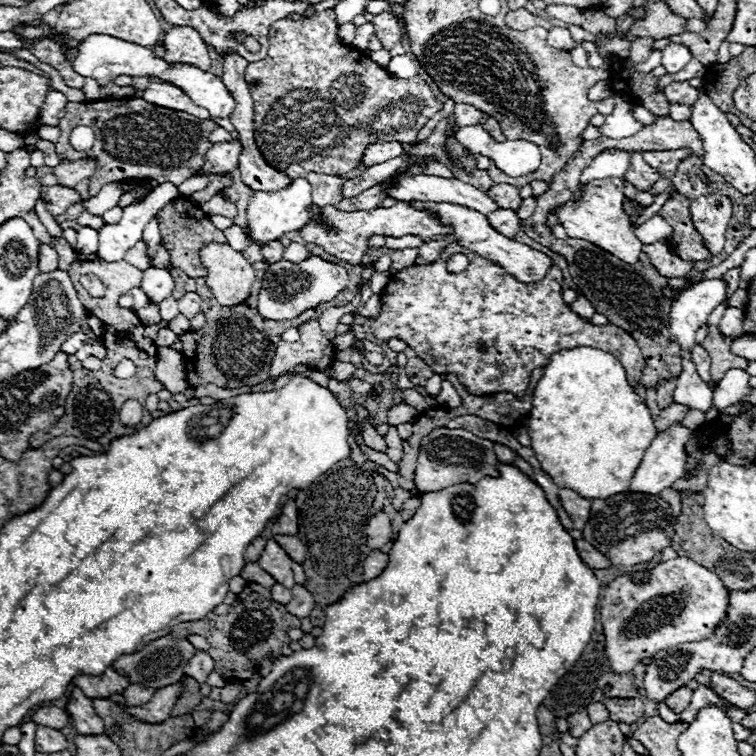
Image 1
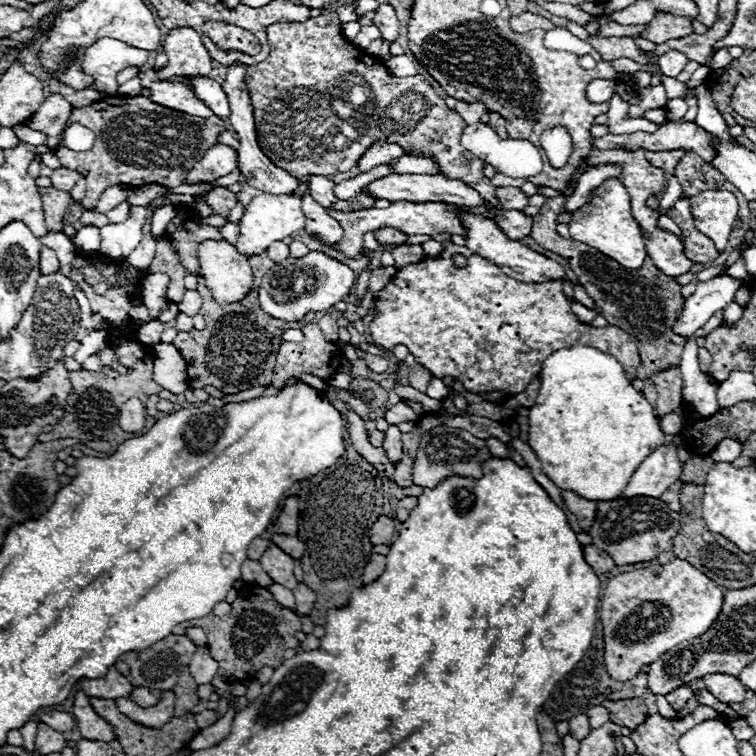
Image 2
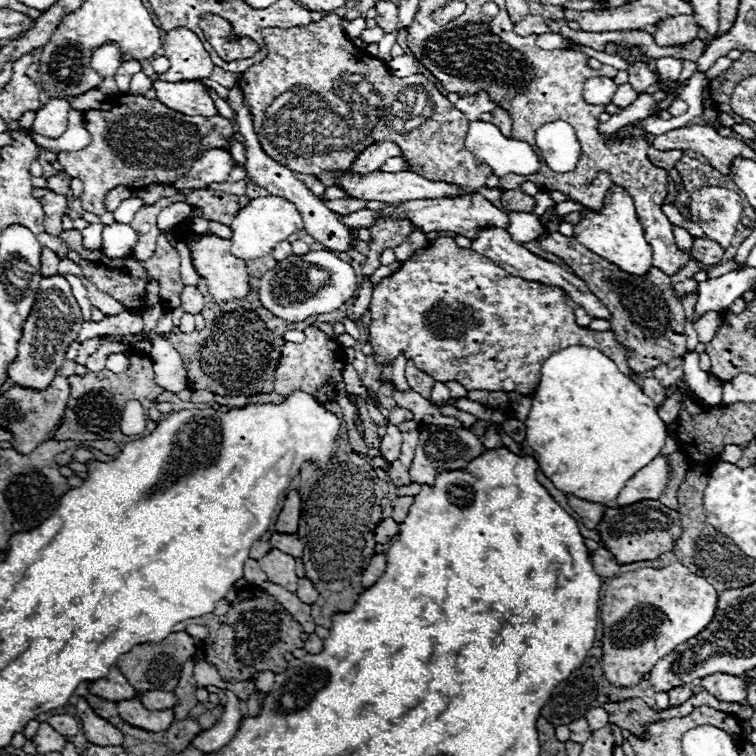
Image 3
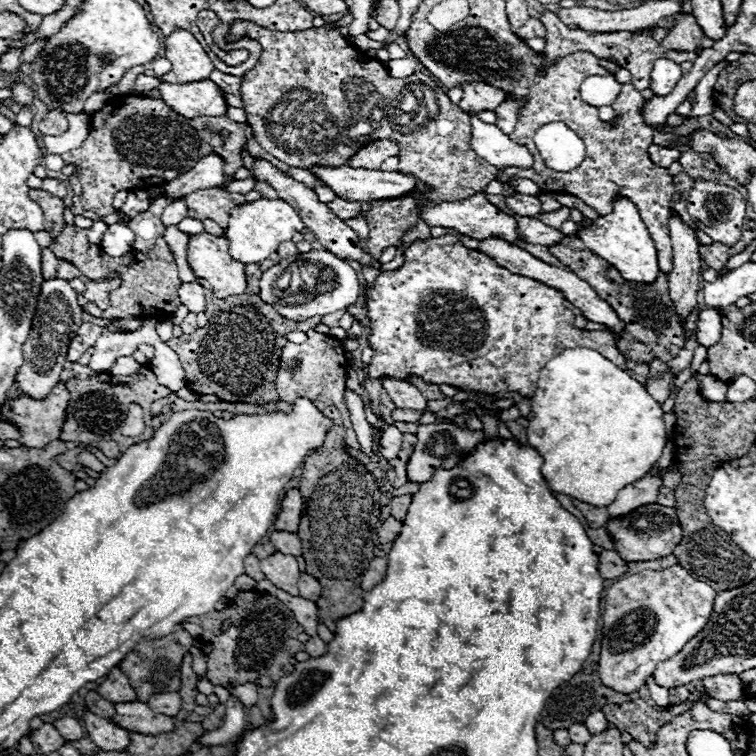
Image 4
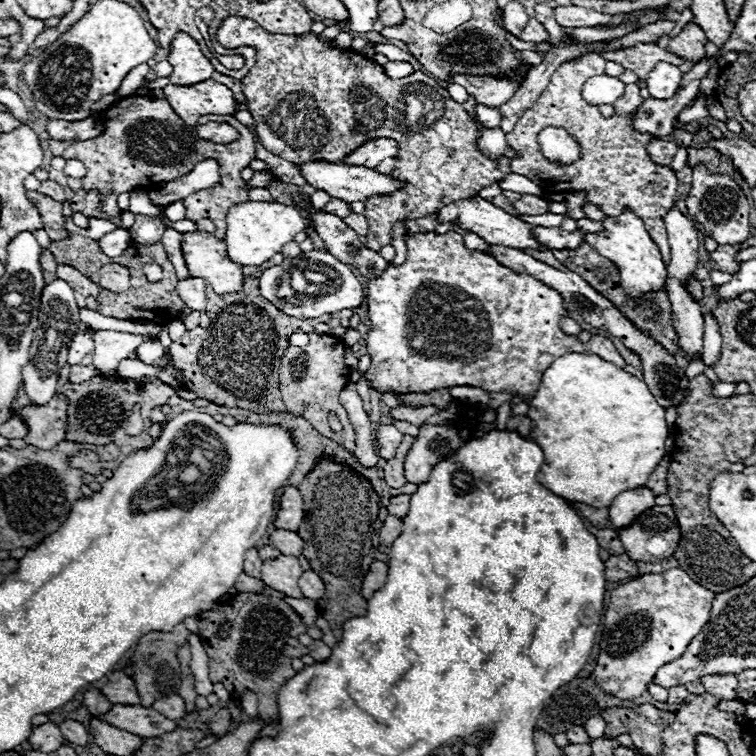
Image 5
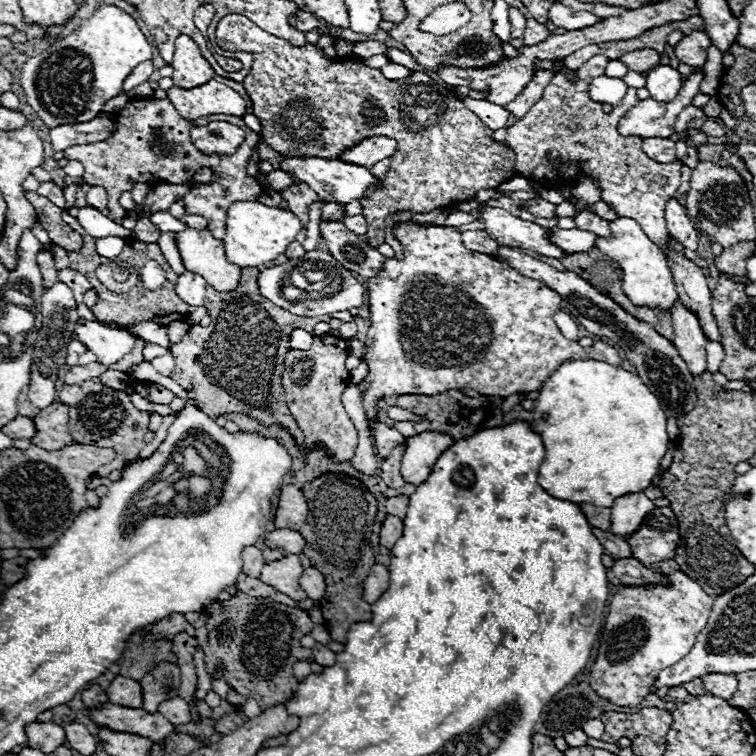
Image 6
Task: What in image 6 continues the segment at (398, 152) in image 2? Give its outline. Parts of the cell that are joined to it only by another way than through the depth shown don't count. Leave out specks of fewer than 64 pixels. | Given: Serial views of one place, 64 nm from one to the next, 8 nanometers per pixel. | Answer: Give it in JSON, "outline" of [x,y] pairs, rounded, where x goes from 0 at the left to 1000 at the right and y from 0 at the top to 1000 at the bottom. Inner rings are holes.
{"outline":[[[495,180],[495,183],[481,183],[471,193],[460,196],[458,201],[452,201],[450,212],[460,214],[460,217],[489,222],[497,214],[521,206],[521,201],[524,201],[524,188],[519,183],[513,183],[513,180]]]}

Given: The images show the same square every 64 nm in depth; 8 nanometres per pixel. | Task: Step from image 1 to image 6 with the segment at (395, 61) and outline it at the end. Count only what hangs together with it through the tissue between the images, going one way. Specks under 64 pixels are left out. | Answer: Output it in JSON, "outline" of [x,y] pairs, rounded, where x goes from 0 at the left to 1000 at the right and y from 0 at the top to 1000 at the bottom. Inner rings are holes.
{"outline":[[[513,82],[508,90],[505,90],[505,98],[513,103],[513,106],[534,106],[537,101],[542,101],[542,95],[529,87],[529,85],[521,85],[521,82]]]}

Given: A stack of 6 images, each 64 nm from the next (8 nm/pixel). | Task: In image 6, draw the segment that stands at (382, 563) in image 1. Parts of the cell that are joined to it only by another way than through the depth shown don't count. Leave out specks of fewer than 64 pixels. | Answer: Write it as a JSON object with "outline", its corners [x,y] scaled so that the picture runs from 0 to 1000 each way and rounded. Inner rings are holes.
{"outline":[[[495,746],[495,751],[489,754],[487,767],[481,770],[481,794],[487,799],[495,799],[513,778],[516,772],[516,757],[511,749],[505,746]]]}

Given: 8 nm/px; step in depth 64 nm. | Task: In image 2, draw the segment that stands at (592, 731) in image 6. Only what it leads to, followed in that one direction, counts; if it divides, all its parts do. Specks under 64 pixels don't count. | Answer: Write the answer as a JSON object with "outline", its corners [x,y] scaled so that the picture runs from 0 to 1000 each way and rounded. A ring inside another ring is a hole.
{"outline":[[[786,934],[786,937],[780,937],[780,939],[775,942],[775,947],[778,947],[783,963],[794,963],[796,958],[804,955],[804,939],[802,939],[799,934]]]}

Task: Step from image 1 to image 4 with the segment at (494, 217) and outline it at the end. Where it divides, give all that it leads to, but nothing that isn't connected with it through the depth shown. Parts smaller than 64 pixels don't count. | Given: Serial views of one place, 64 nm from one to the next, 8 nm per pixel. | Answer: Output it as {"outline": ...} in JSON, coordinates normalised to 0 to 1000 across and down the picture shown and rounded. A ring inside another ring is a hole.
{"outline":[[[680,286],[680,288],[685,291],[688,310],[690,310],[693,317],[701,320],[701,323],[735,325],[738,320],[743,320],[743,317],[749,315],[741,304],[722,299],[722,296],[717,296],[714,291],[709,291],[709,288],[698,288],[698,286]]]}

